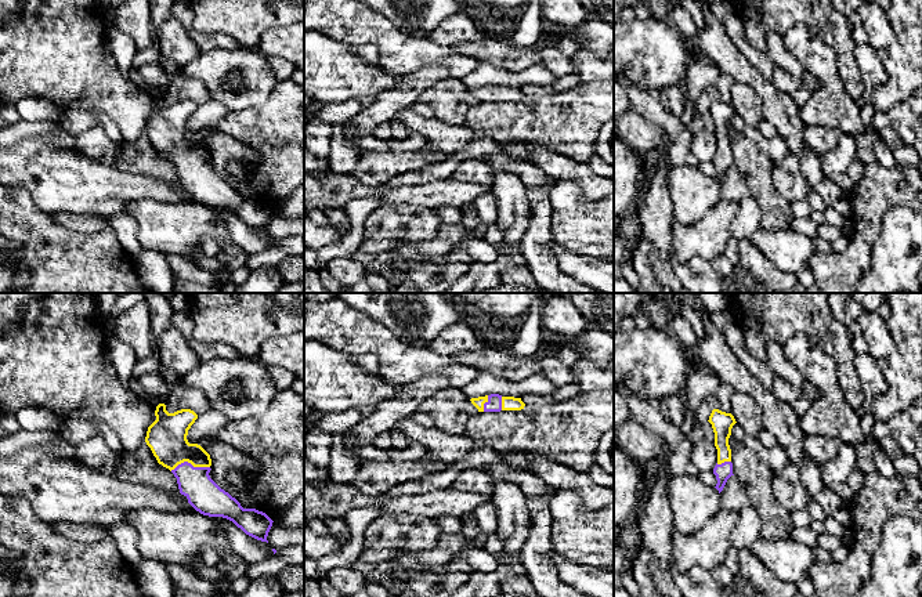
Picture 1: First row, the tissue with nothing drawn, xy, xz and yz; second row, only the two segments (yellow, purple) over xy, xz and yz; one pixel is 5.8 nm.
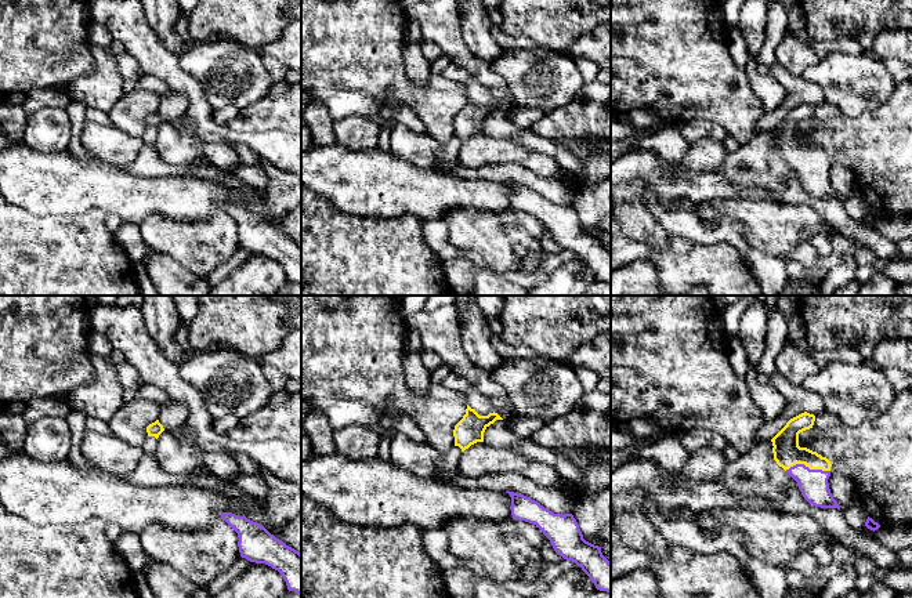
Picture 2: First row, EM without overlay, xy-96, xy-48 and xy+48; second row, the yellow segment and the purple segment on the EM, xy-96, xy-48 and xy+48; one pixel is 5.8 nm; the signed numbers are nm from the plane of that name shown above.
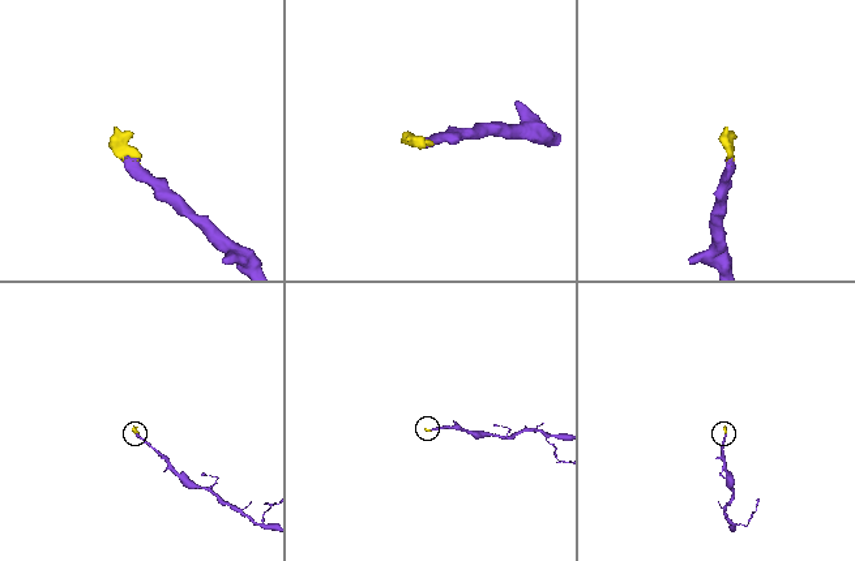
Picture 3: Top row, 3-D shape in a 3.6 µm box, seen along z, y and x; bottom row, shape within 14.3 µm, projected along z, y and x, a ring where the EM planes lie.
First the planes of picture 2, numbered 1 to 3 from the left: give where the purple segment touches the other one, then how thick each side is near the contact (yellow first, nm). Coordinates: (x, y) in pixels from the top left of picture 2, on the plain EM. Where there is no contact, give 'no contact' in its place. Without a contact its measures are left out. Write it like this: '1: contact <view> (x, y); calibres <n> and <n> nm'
1: no contact
2: no contact
3: contact xy+48 (807, 156); calibres 160 and 170 nm

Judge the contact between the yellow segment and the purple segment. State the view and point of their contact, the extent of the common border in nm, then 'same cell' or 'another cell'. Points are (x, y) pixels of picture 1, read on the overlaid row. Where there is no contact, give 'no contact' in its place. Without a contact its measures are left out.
meets yellow in xy at (190, 462); contact 240 nm long; same cell

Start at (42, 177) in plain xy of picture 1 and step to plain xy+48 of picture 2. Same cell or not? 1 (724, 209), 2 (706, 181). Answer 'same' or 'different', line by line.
1: different
2: same

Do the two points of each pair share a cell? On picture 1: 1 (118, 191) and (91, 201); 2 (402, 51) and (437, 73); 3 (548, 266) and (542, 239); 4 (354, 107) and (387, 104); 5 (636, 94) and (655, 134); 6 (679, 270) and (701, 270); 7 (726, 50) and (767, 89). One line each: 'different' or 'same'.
1: same
2: different
3: same
4: different
5: different
6: same
7: same

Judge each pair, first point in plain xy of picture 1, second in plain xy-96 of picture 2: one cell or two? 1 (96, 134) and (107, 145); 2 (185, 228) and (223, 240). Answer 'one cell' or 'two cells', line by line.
1: one cell
2: one cell

